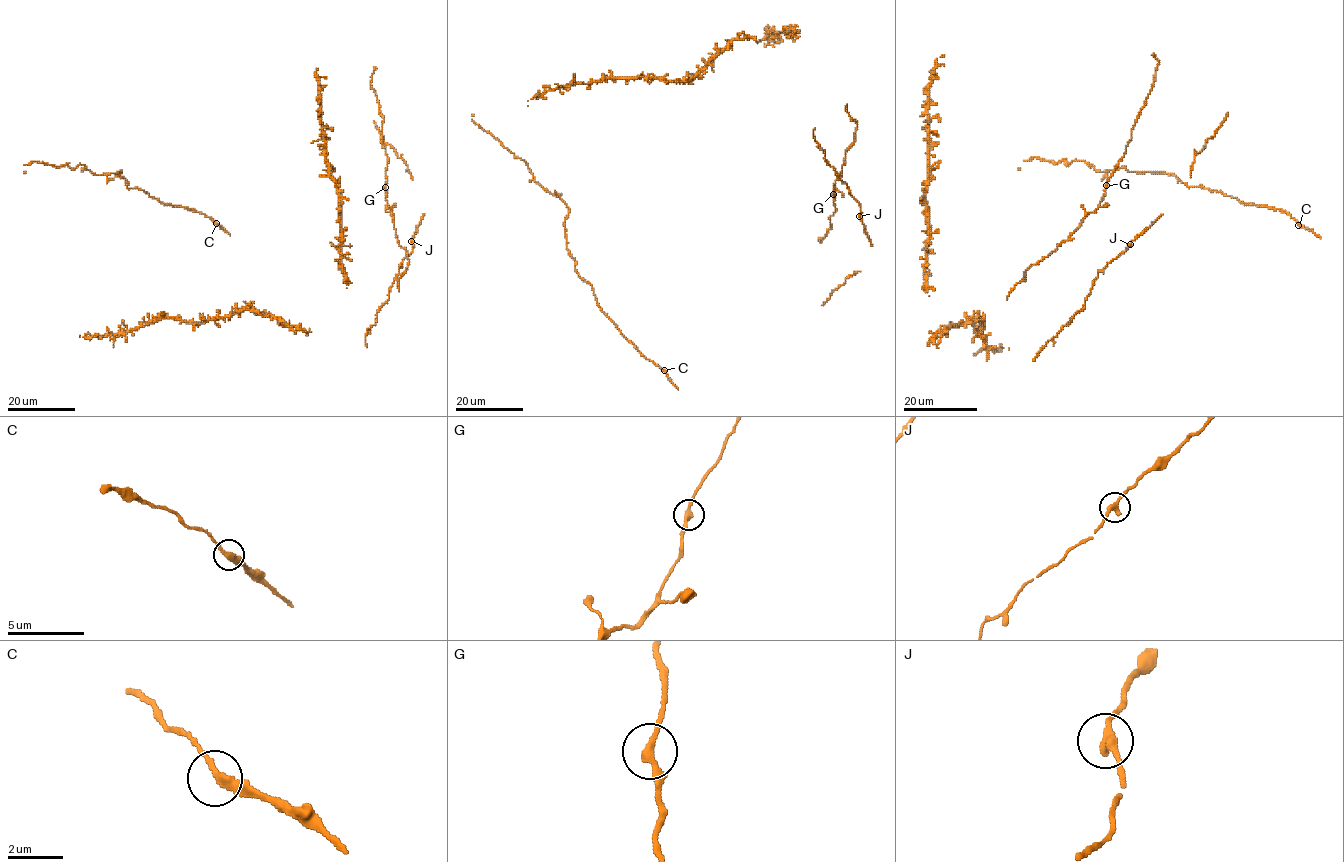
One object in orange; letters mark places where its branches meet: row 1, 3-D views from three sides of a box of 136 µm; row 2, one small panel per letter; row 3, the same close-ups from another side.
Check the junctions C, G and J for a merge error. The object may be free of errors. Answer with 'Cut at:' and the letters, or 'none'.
Cut at: none

